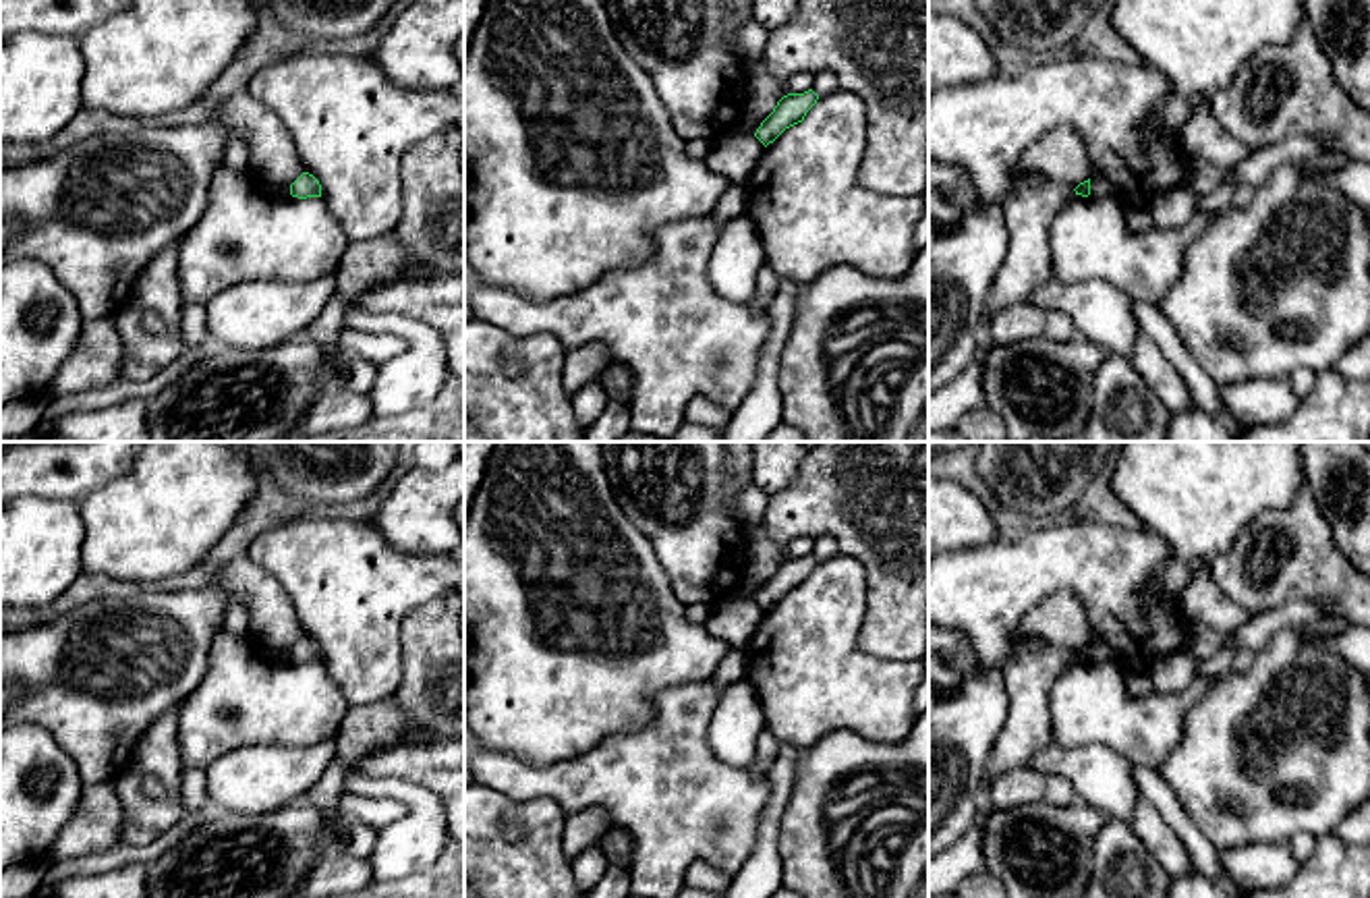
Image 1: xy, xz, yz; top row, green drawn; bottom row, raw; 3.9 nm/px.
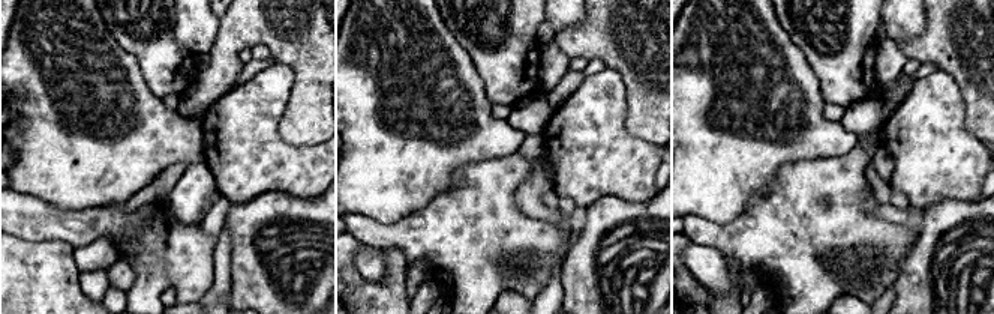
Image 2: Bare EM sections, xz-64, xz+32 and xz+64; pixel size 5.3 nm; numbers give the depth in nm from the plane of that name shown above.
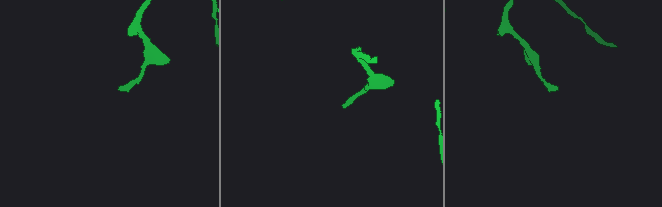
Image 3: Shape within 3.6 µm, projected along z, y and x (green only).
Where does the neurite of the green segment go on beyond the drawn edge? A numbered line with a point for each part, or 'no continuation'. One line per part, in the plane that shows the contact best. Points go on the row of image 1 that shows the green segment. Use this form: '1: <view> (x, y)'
no continuation

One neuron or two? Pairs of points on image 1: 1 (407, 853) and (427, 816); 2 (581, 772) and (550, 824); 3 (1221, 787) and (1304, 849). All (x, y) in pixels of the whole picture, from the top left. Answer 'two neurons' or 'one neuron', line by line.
1: one neuron
2: two neurons
3: two neurons

